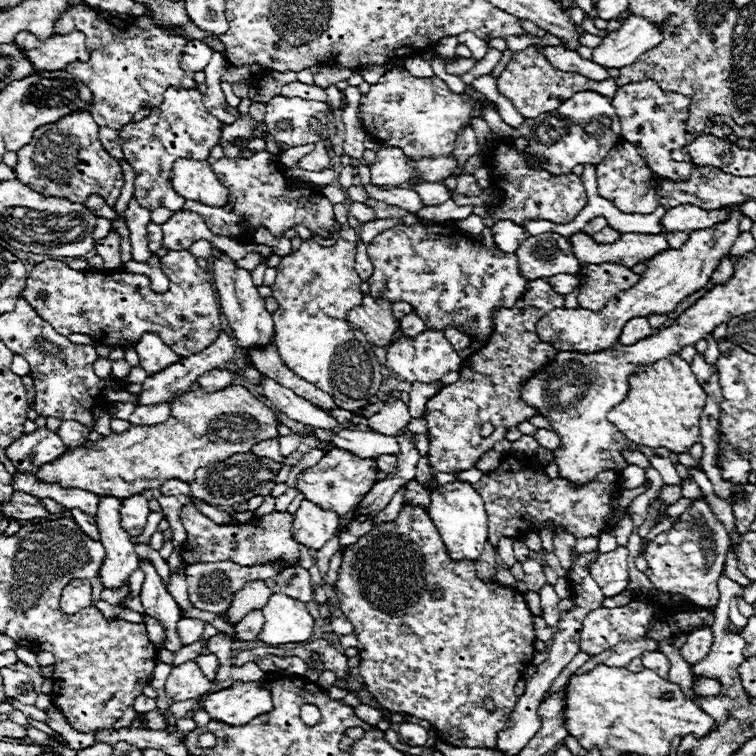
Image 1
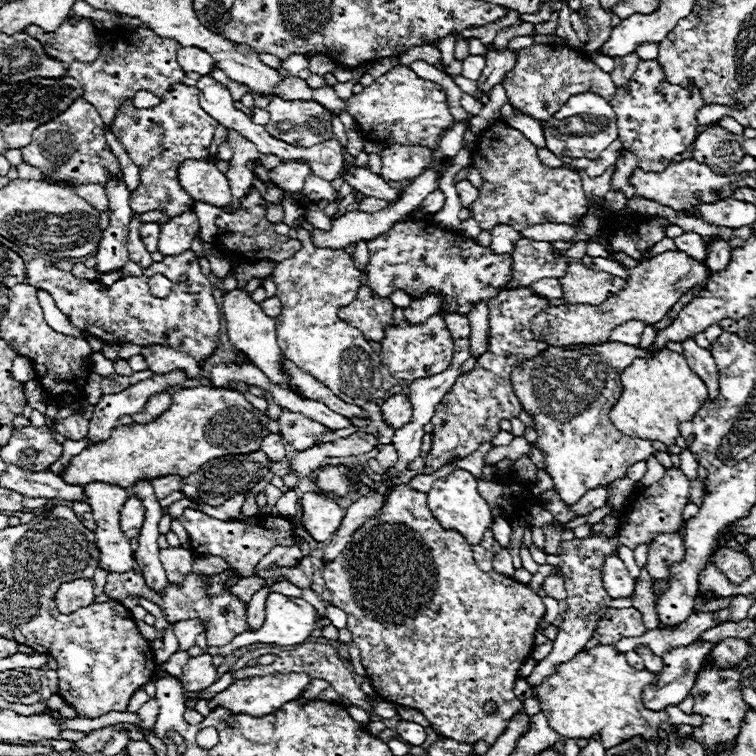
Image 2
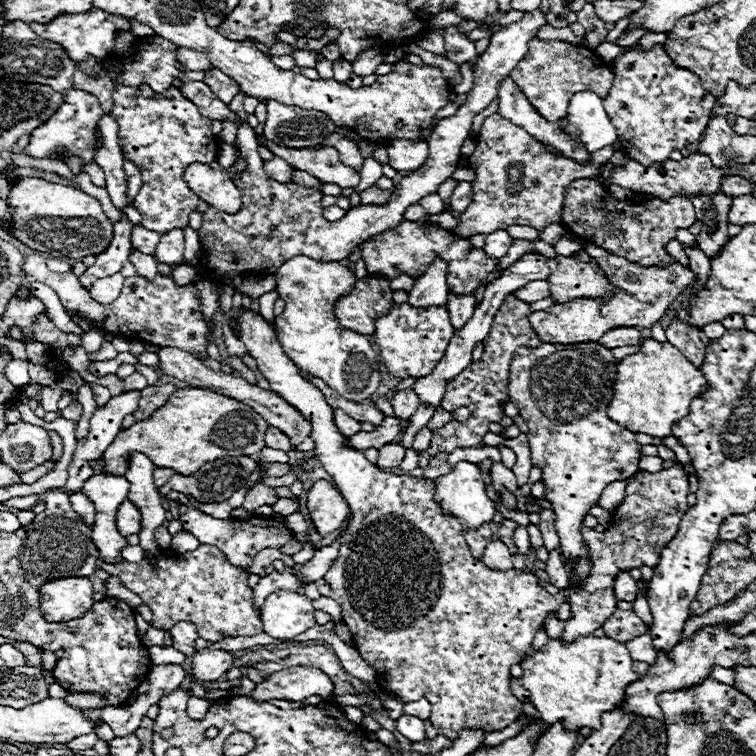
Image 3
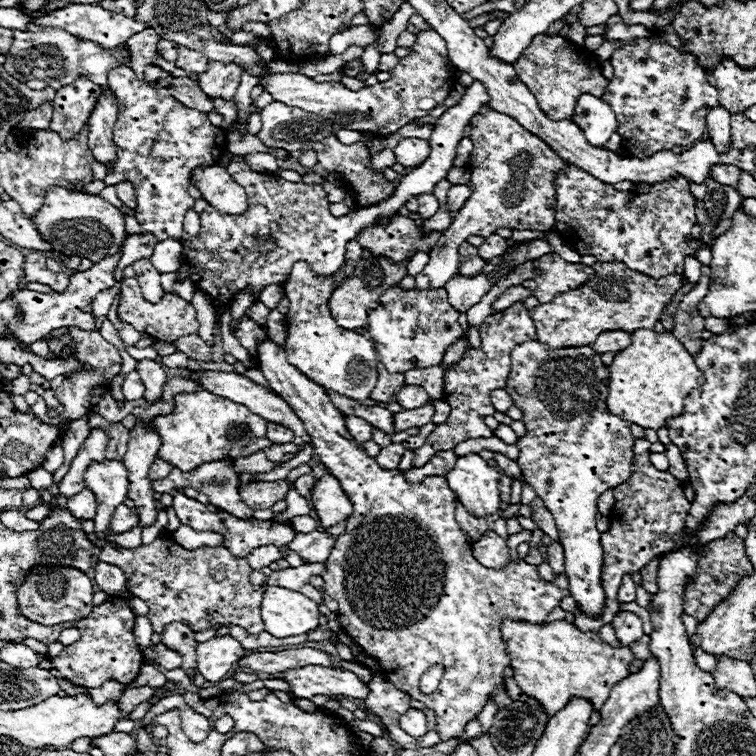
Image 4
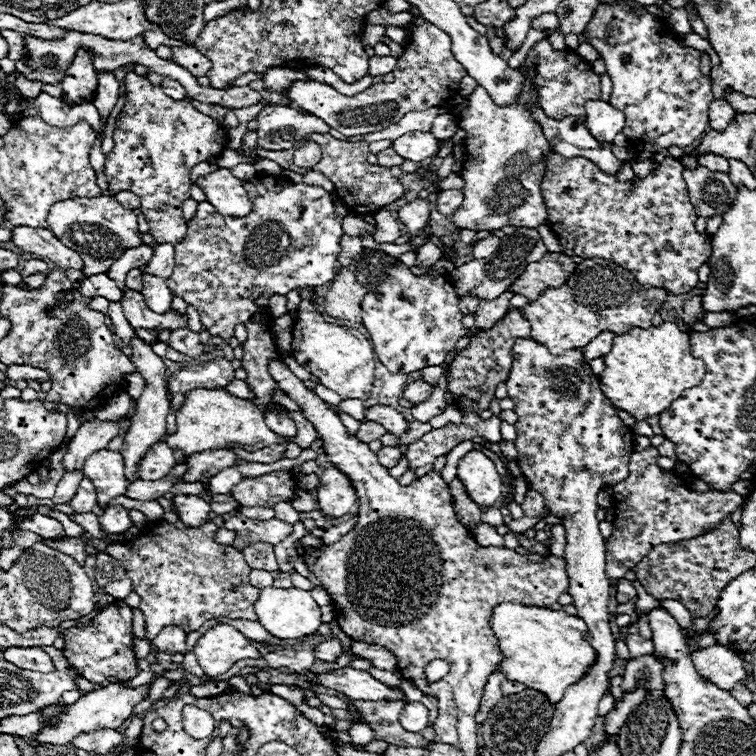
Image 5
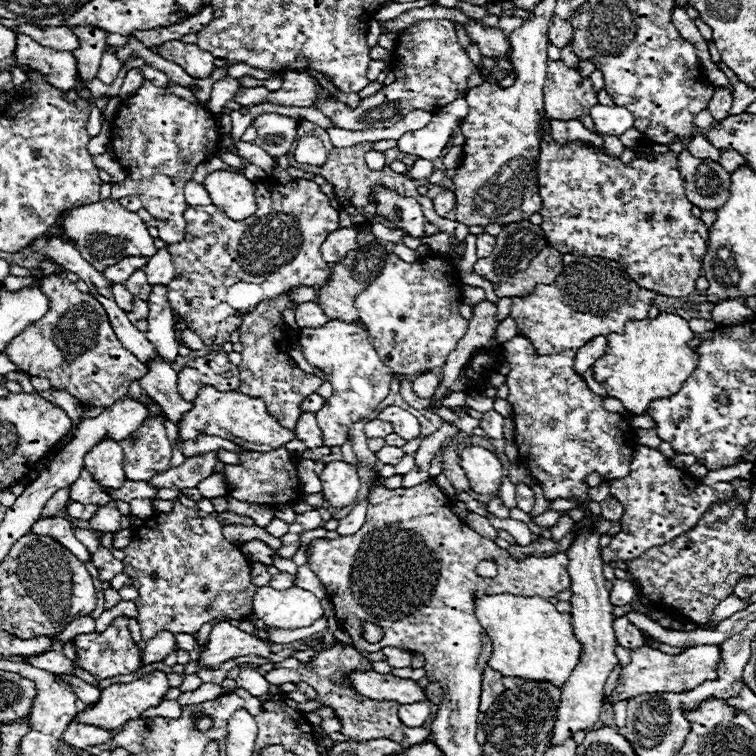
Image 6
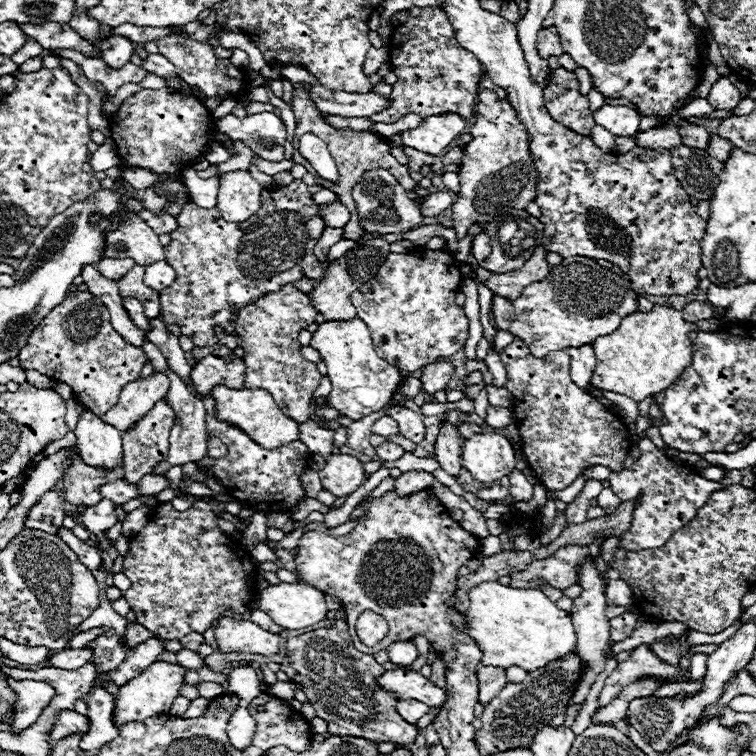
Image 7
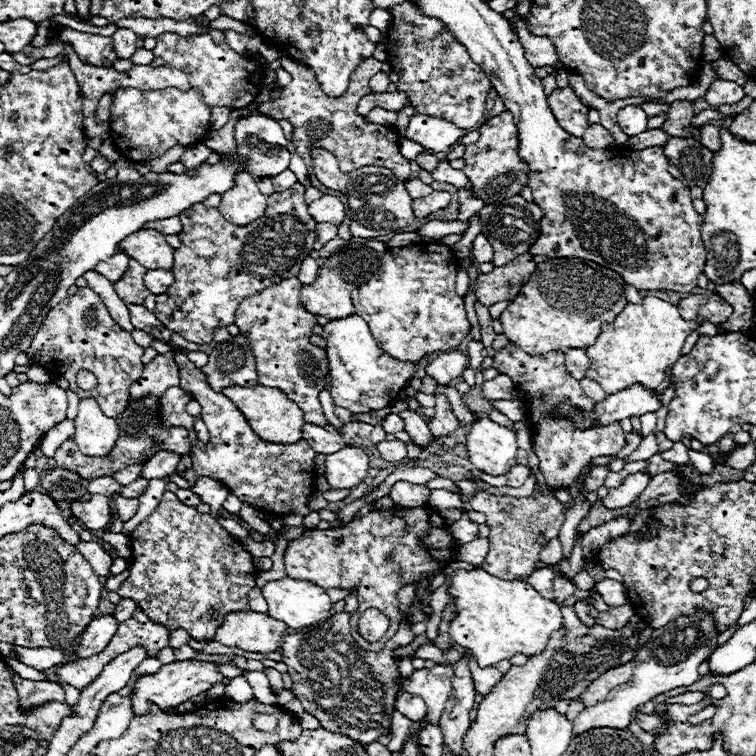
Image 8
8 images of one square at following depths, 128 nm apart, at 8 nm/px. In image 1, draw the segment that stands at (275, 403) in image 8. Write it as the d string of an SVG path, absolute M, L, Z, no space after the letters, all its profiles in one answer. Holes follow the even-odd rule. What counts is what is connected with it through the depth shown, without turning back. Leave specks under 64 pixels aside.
M228 386L216 394L192 390L174 398L170 406L172 414L166 422L158 426L132 426L122 434L112 432L98 442L86 442L86 446L68 450L62 458L40 466L34 476L40 482L52 482L62 488L80 488L98 496L124 500L130 494L158 488L172 478L192 482L196 468L248 452L250 446L266 438L278 438L280 420L276 412L244 386Z

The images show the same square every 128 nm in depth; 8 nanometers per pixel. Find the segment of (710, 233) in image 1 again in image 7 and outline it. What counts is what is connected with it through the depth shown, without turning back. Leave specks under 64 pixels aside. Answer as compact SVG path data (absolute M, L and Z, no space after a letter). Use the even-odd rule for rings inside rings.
M573 256L564 258L562 264L554 266L550 270L550 274L546 276L546 280L542 282L534 282L530 286L526 286L524 294L520 298L516 298L514 302L508 302L504 298L500 298L498 294L492 296L492 310L494 310L494 318L496 318L496 328L512 332L516 338L522 338L522 342L526 342L526 346L530 346L530 354L542 358L552 350L564 350L564 348L578 348L584 344L592 344L598 336L604 334L612 334L622 318L626 318L628 314L638 312L638 294L630 288L630 280L628 276L614 264L605 260L594 260L583 256Z

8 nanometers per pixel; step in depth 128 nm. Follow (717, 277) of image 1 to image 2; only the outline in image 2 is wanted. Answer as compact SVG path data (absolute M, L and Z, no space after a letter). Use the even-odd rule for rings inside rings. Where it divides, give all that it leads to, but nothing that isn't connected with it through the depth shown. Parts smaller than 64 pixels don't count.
M722 238L710 242L706 252L708 252L706 266L710 266L710 272L722 272L730 264L730 246Z

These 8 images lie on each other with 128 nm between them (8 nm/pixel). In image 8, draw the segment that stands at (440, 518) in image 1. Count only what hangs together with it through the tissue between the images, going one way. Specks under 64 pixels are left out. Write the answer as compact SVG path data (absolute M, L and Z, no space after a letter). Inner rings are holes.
M478 418L466 436L468 460L490 476L502 476L516 466L516 432L498 426L490 418Z

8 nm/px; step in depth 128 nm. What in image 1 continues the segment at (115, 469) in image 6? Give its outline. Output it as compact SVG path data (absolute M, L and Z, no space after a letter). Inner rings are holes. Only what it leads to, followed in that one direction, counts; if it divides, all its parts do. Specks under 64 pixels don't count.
M100 498L96 524L100 530L100 542L106 550L106 558L98 576L104 588L118 590L126 584L128 576L140 566L140 558L134 552L132 536L120 526L118 498Z

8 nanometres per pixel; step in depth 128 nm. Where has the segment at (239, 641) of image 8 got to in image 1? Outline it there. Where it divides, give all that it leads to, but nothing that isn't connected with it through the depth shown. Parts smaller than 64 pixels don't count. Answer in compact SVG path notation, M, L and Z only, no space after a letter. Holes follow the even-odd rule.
M194 660L184 662L180 666L174 666L164 692L172 702L184 702L190 698L200 698L204 694L208 694L212 688L212 682L206 680L206 676L202 674L202 670L198 668L198 664Z

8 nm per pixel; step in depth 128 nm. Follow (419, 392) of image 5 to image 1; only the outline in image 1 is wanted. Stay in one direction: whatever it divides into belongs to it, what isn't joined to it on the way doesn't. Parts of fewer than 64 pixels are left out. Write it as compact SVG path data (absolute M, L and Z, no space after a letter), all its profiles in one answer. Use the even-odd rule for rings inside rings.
M388 398L384 408L378 414L368 418L368 428L378 434L396 436L406 428L406 424L410 420L412 420L412 416L408 412L408 406L398 398Z

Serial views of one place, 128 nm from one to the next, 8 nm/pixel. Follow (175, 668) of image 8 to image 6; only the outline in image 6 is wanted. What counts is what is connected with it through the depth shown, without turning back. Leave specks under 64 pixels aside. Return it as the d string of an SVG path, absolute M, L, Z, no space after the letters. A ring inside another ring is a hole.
M156 670L154 674L148 674L144 678L138 678L130 684L112 684L104 690L100 690L100 700L92 706L86 706L86 710L78 712L74 716L74 722L78 724L92 724L92 726L102 726L104 730L116 730L122 728L128 720L140 718L140 714L148 708L148 706L158 706L162 702L164 692L168 690L168 678L164 672Z

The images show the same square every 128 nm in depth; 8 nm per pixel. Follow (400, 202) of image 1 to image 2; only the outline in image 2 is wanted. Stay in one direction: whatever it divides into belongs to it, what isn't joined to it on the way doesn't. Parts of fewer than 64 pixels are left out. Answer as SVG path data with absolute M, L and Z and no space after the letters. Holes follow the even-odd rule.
M356 168L352 174L344 174L344 180L364 196L380 198L386 202L396 202L400 196L400 190L390 188L386 182L382 182L382 178L378 178L378 174L372 174L368 168Z

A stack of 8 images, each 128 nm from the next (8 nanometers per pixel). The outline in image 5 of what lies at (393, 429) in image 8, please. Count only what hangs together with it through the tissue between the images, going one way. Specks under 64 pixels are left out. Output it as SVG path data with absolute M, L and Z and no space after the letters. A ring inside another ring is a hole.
M362 420L360 422L360 428L358 428L358 432L356 432L356 436L358 436L358 440L360 442L372 442L372 440L378 440L382 434L386 434L386 430L384 430L384 426L380 426L380 424L376 424L376 422L368 422L368 420Z

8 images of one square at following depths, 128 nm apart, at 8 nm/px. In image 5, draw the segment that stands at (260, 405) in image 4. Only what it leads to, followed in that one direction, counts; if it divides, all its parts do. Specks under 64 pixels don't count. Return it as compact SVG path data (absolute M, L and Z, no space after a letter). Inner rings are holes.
M234 378L226 388L224 388L226 392L230 392L230 394L234 394L236 398L246 398L246 400L254 400L254 392L250 390L250 386L244 382L244 380L238 380L238 378ZM288 412L290 418L294 418L294 424L298 428L298 434L294 436L294 442L300 446L300 448L310 448L310 444L318 438L314 426L310 422L306 422L306 418L300 414L300 412Z

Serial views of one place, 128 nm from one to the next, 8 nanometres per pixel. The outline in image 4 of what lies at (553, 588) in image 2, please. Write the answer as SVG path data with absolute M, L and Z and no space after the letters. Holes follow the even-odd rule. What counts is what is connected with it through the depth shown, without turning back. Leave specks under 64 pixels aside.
M552 542L548 546L548 556L546 556L548 564L552 566L554 574L564 574L564 548L560 542Z

